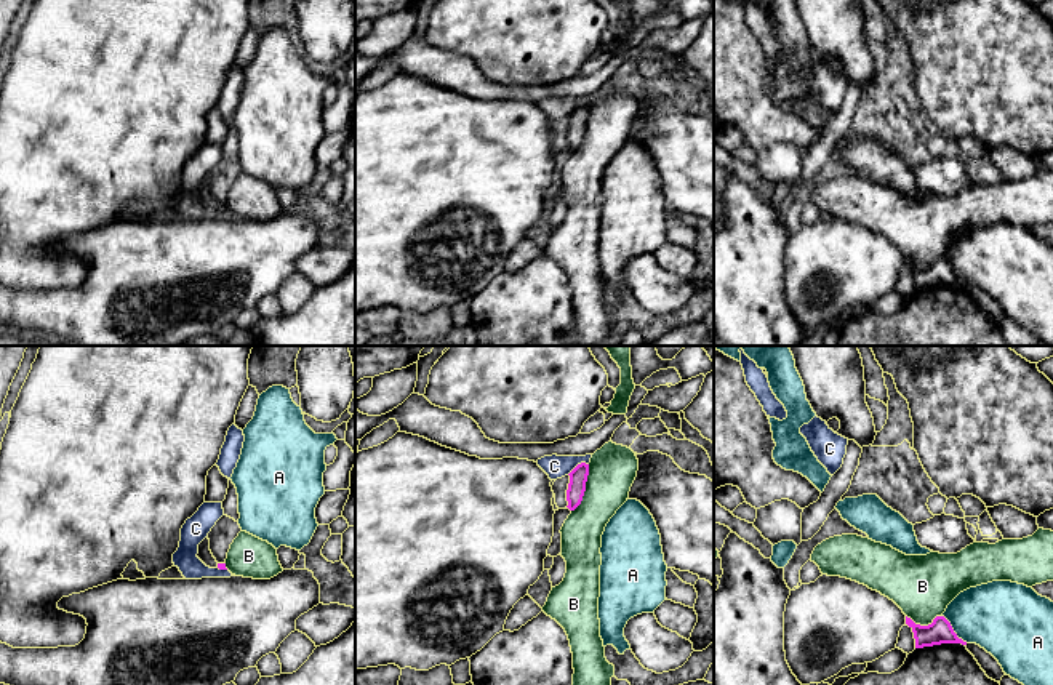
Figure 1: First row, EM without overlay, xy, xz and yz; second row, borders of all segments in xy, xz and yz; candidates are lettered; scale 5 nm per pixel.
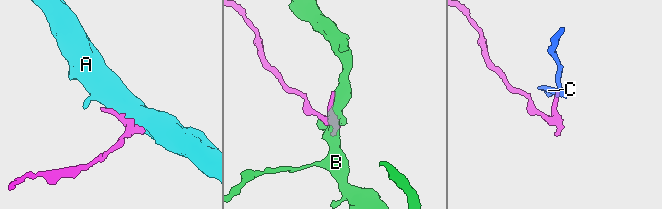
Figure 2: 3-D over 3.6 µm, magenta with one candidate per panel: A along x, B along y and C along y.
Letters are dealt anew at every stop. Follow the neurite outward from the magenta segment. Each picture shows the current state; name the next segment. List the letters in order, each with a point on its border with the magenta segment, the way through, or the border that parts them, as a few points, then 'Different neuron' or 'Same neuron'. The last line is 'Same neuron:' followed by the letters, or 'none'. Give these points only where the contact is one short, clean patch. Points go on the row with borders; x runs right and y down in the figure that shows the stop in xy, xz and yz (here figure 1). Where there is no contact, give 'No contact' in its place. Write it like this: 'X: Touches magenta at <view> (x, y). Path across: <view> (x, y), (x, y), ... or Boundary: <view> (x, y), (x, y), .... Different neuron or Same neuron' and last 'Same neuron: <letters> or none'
A: Touches magenta at yz (952, 631). Boundary: yz (941, 615), (952, 631), (967, 642). Different neuron
B: Touches magenta at xz (584, 488). Different neuron
C: Touches magenta at xz (578, 464). Boundary: xz (588, 463), (578, 463), (567, 474). Different neuron
Same neuron: none

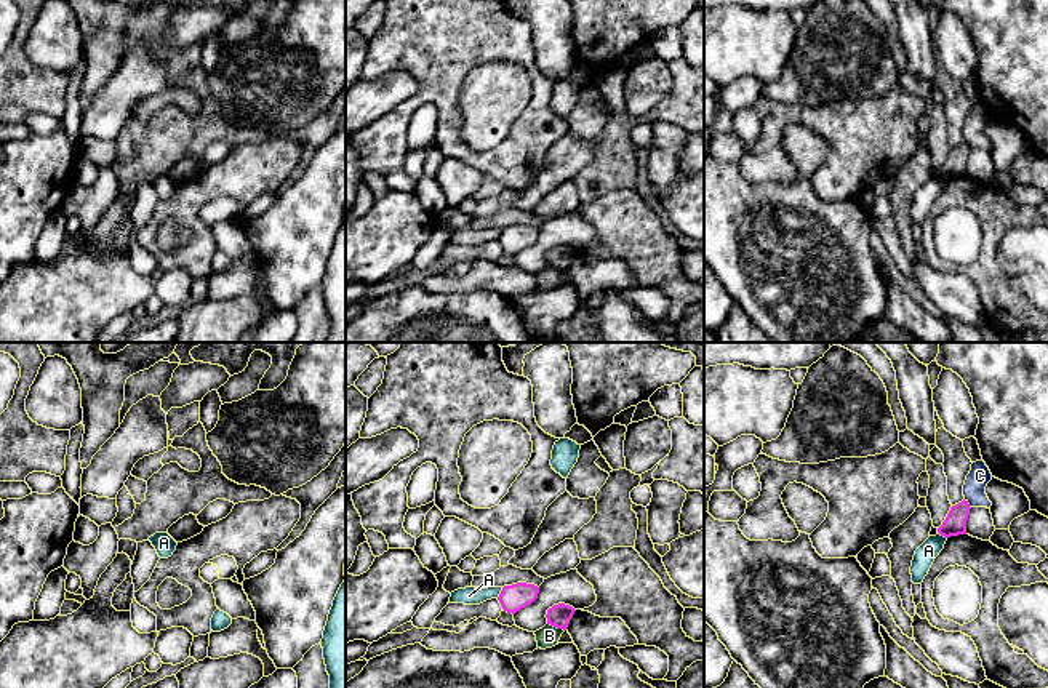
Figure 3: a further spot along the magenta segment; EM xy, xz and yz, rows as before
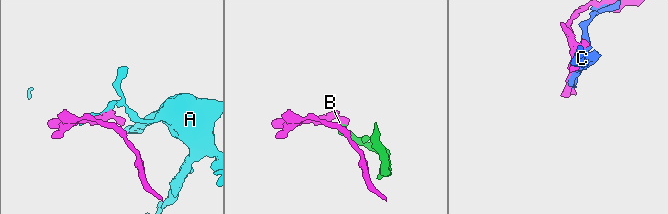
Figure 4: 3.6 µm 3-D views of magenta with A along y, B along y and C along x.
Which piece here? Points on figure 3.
A: Touches magenta at xz (501, 592). Boundary: xz (503, 588), (496, 597). Different neuron
B: Touches magenta at xz (556, 626). Boundary: xz (548, 623), (564, 631). Different neuron
C: Touches magenta at yz (968, 504). Different neuron
Same neuron: none

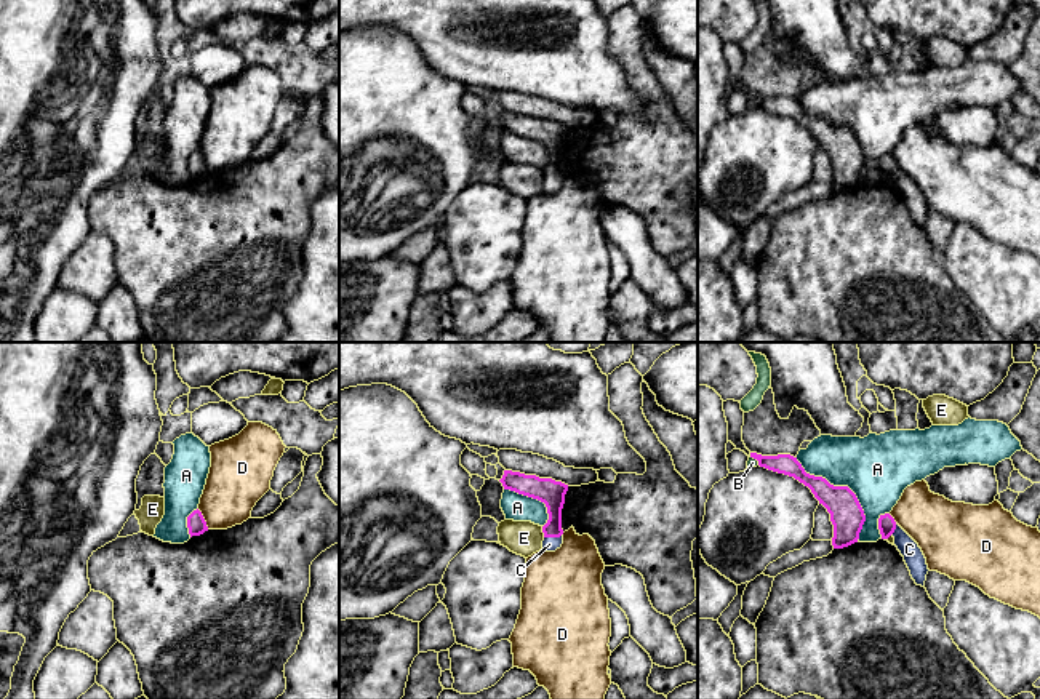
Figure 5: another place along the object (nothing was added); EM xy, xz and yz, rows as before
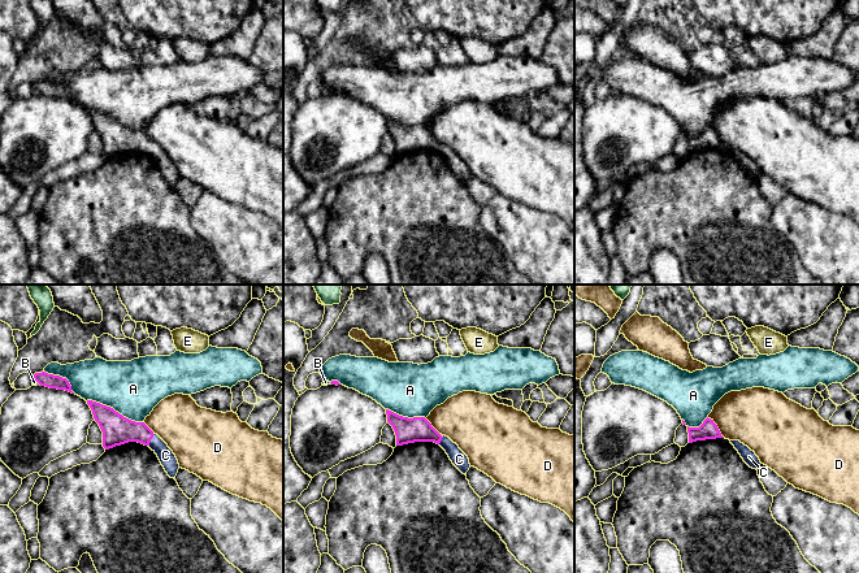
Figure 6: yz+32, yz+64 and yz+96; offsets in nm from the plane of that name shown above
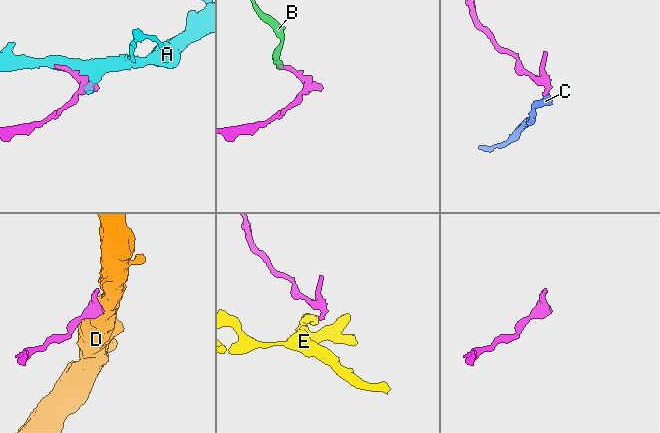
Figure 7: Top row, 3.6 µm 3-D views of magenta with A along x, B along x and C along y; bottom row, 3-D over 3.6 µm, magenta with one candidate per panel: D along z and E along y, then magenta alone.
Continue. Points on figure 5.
A: Touches magenta at yz (847, 487). Different neuron
B: Touches magenta at yz (756, 458). Boundary: yz (751, 456), (759, 464). Different neuron
C: Touches magenta at xz (552, 536). Path across: xz (549, 491), (554, 498), (552, 536), (549, 544). Same neuron
D: Touches magenta at xy (204, 519). Boundary: xy (197, 509), (208, 528). Different neuron
E: Touches magenta at xz (543, 531). Boundary: xz (541, 527), (544, 536). Different neuron
Same neuron: C

